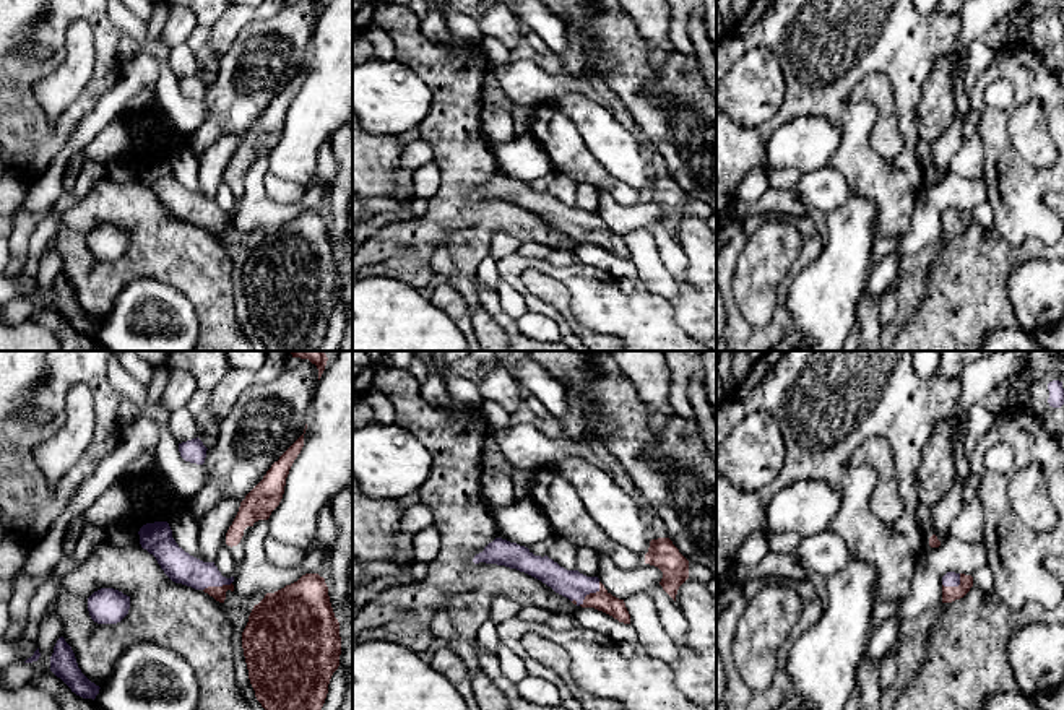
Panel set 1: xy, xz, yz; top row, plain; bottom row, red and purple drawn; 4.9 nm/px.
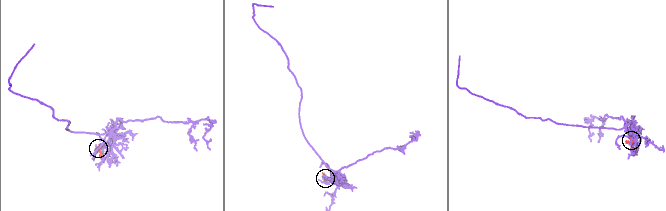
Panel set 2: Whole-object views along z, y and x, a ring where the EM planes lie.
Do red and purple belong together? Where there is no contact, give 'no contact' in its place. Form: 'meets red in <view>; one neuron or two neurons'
meets red in xz; two neurons

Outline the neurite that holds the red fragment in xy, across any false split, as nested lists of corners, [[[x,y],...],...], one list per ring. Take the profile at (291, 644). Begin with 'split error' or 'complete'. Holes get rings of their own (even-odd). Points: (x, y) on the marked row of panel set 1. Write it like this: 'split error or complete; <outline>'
complete; [[[305,574],[266,593],[249,616],[242,648],[265,710],[322,710],[341,655],[325,578]]]

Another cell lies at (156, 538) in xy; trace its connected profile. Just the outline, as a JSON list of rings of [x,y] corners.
[[[167,522],[146,523],[138,535],[141,548],[156,557],[164,574],[175,583],[205,590],[234,582],[234,577],[223,577],[214,562],[203,562],[185,552],[172,538]]]

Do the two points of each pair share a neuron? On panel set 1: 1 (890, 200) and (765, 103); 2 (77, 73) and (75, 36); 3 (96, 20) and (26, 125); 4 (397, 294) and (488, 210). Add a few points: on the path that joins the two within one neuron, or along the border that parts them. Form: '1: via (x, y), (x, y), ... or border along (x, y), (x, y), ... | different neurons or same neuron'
1: border along (783, 73), (780, 108), (757, 125), (741, 125) | different neurons
2: via (77, 64), (77, 46) | same neuron
3: via (104, 56), (104, 78), (62, 125) | same neuron
4: border along (371, 275), (393, 277), (419, 290) | different neurons

